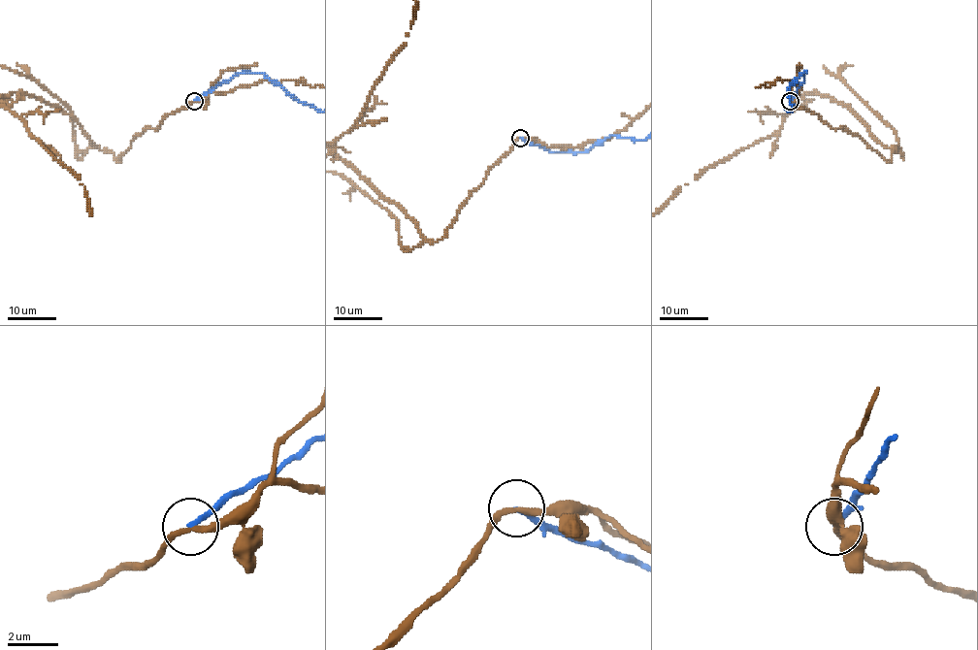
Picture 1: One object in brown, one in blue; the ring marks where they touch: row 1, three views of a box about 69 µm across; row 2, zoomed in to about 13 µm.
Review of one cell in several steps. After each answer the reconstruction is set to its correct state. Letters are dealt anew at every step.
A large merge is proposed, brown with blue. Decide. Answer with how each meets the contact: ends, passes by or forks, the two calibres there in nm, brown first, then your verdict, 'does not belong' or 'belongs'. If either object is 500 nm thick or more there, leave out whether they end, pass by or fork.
brown passes by | blue ends | 200/200 nm | does not belong

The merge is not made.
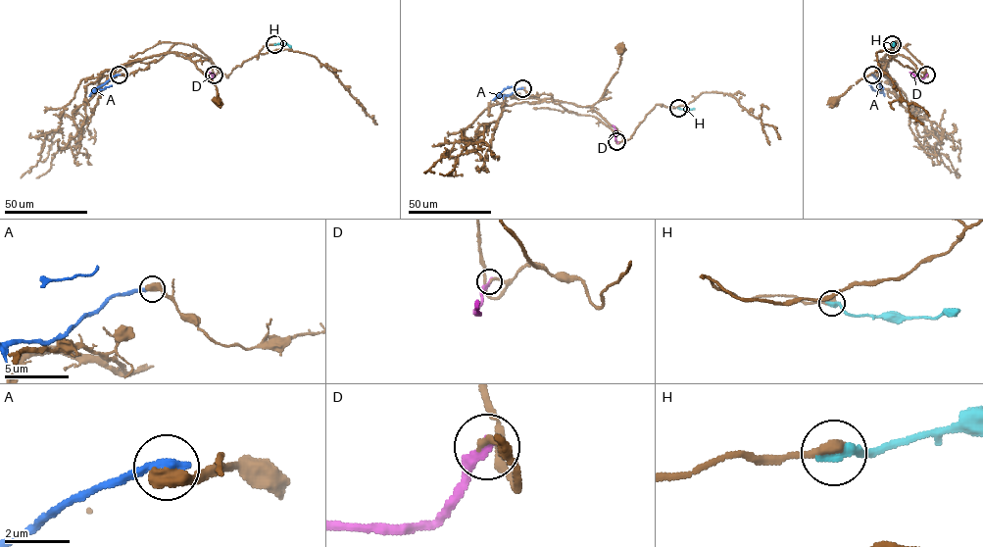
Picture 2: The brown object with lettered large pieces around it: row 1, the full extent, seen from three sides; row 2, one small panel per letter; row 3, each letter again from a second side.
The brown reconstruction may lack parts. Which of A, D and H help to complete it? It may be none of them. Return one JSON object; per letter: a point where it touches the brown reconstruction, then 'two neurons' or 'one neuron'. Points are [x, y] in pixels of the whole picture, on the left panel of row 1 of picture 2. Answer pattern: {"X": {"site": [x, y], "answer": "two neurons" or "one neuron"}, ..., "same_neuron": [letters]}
{"A": {"site": [119, 74], "answer": "two neurons"}, "D": {"site": [214, 74], "answer": "two neurons"}, "H": {"site": [274, 44], "answer": "one neuron"}, "same_neuron": ["H"]}

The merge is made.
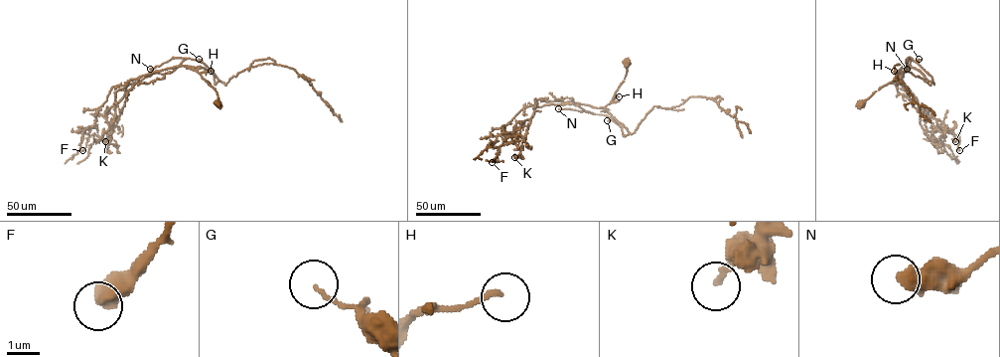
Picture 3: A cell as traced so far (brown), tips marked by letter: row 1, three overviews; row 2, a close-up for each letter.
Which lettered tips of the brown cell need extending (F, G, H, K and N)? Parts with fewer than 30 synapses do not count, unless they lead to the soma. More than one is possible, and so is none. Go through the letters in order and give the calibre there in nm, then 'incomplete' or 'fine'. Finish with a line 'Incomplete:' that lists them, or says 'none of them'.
F: calibre 550 nm; fine
G: calibre 100 nm; fine
H: calibre 150 nm; fine
K: calibre 180 nm; fine
N: calibre 500 nm; fine
Incomplete: none of them

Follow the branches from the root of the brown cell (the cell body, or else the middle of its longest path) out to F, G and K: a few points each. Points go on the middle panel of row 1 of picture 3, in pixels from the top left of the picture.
F: (627, 64), (624, 81), (604, 107), (542, 100), (525, 105), (505, 126), (498, 161), (492, 162)
G: (627, 64), (624, 81), (611, 101), (594, 106), (604, 108), (629, 133), (623, 135), (619, 124), (607, 120)
K: (627, 64), (624, 81), (611, 101), (604, 107), (537, 99), (520, 153), (514, 157)

